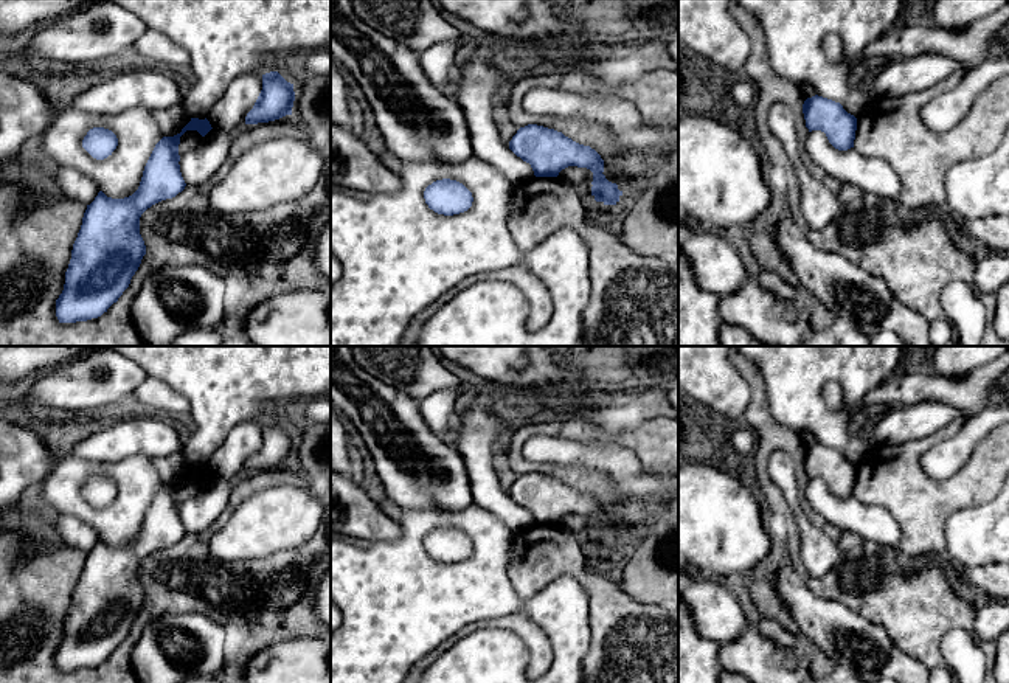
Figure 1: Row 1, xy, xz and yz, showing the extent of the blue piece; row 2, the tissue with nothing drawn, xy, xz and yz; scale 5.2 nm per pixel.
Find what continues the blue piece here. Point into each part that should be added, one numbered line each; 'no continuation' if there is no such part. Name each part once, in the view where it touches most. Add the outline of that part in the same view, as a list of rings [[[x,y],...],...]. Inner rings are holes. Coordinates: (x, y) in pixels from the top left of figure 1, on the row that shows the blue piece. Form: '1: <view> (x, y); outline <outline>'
no continuation

